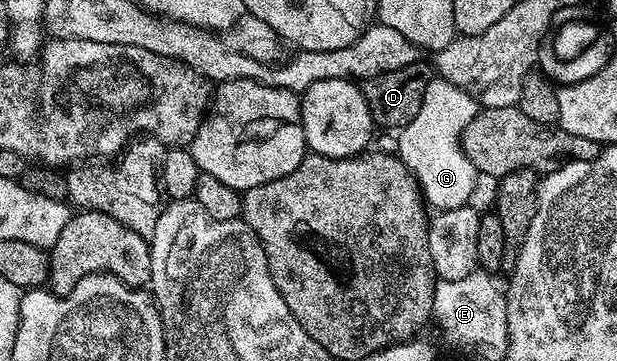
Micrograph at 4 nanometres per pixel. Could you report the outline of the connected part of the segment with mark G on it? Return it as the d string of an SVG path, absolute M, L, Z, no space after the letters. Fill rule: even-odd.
M439 77L431 78L418 113L397 132L398 156L414 173L426 203L438 211L456 209L467 204L476 187L477 169L455 138L480 111L473 99L465 89Z

